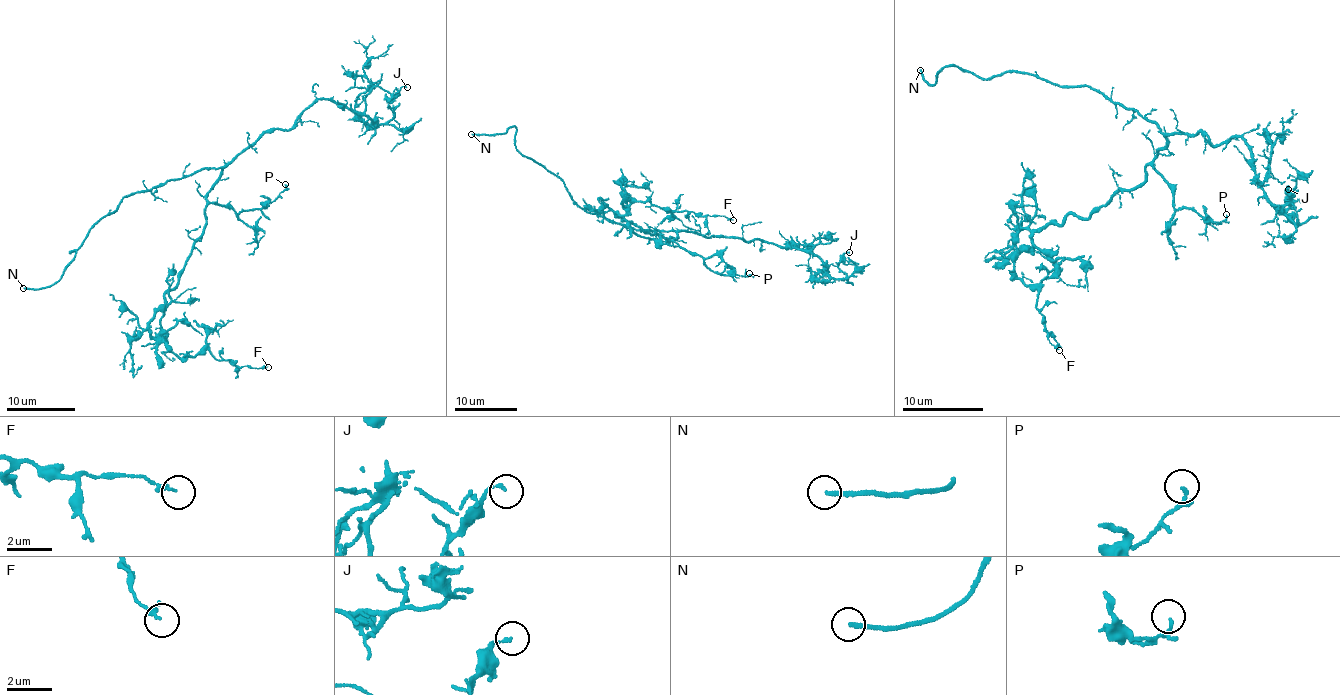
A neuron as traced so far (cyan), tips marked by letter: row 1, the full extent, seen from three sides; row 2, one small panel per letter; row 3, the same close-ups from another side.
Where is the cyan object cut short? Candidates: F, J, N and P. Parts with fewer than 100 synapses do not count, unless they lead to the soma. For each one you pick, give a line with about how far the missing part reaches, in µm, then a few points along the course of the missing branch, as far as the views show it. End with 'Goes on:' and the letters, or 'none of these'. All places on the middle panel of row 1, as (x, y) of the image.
N: about 5 µm are missing; missing branch runs (471, 134), (462, 132), (450, 120)
Goes on: N

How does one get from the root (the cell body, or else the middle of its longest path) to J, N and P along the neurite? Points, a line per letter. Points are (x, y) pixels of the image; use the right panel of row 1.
J: (1166, 144), (1165, 136), (1201, 131), (1212, 146), (1243, 140), (1258, 187), (1295, 225), (1288, 189)
N: (1166, 144), (1153, 120), (1099, 91), (1060, 87), (1012, 69), (983, 79), (952, 65), (930, 85), (920, 70)
P: (1166, 144), (1152, 164), (1168, 182), (1174, 206), (1194, 211), (1208, 224), (1219, 223), (1226, 214)

